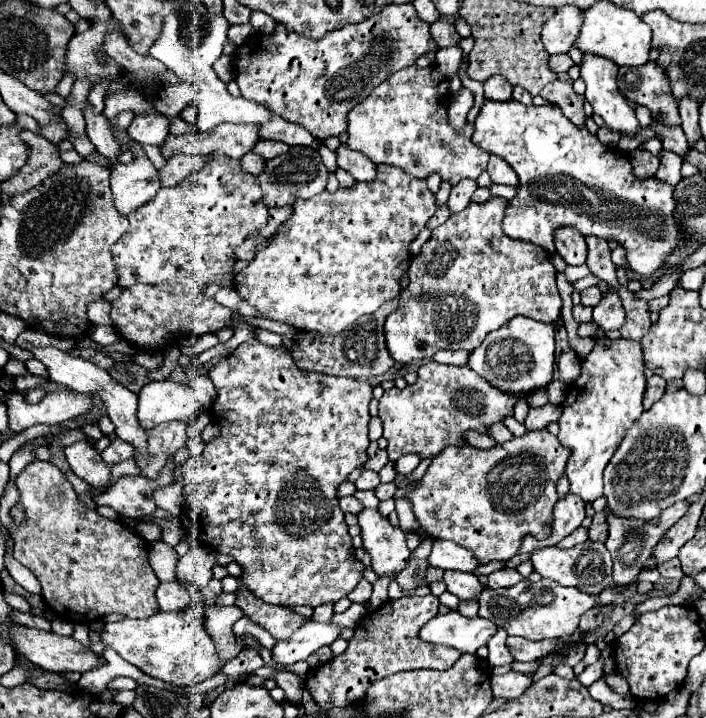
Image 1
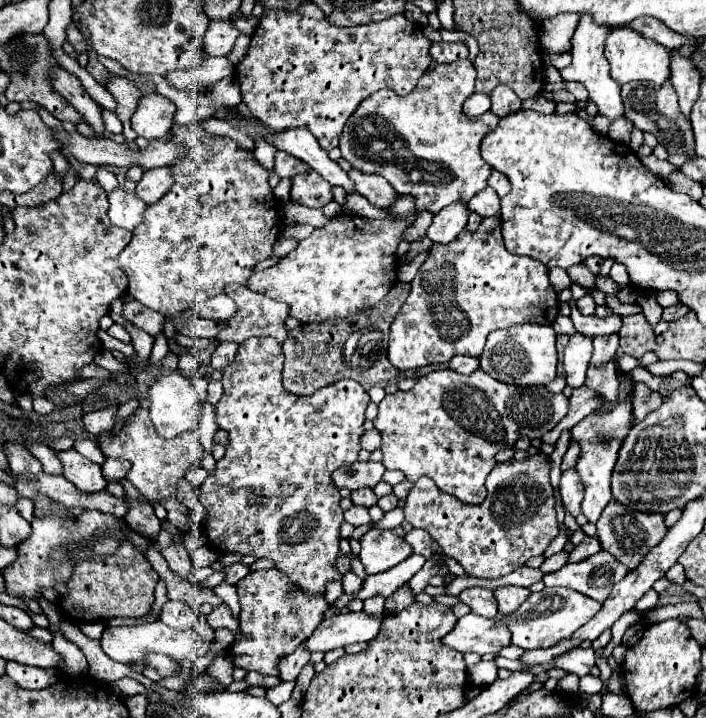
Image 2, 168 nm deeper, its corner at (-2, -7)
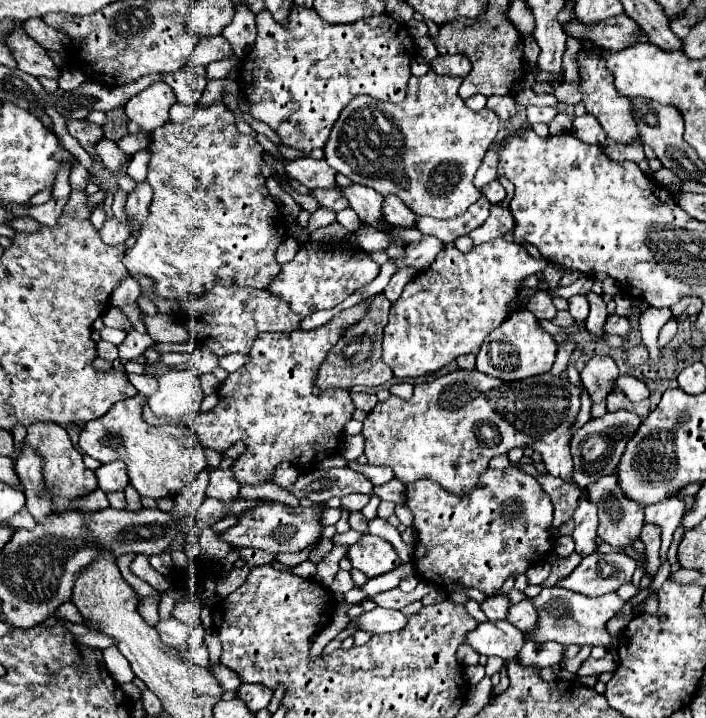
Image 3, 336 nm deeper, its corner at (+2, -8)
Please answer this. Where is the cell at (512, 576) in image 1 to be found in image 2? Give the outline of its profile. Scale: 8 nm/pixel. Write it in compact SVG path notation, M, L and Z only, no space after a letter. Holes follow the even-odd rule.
M509 585L509 587L497 587L495 589L495 601L499 607L499 613L509 613L515 611L527 597L529 597L529 589L525 587L517 587L517 585Z

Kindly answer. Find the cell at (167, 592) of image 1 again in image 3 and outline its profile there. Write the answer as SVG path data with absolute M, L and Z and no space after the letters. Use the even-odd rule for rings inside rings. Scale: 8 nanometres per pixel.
M173 616L167 618L167 620L161 620L157 624L157 632L161 636L161 642L171 646L171 648L179 648L187 642L187 636L189 636L189 626L175 620Z

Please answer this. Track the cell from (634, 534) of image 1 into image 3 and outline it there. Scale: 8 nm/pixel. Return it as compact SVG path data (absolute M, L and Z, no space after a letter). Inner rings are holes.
M613 474L601 476L595 484L587 486L587 498L589 502L599 506L599 538L605 544L611 544L615 548L625 548L625 546L631 546L633 538L639 538L643 528L643 508L621 492L617 476Z

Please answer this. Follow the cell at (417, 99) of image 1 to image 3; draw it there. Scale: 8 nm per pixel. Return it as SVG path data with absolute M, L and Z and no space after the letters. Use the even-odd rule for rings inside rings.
M431 68L425 76L411 76L407 82L407 96L399 104L381 102L371 96L355 96L339 114L325 142L325 160L339 174L345 174L355 184L369 186L381 196L395 194L417 216L453 218L477 202L479 190L473 186L473 176L483 162L485 152L495 142L499 132L499 118L489 110L473 112L459 98L457 90L463 78L439 76Z

